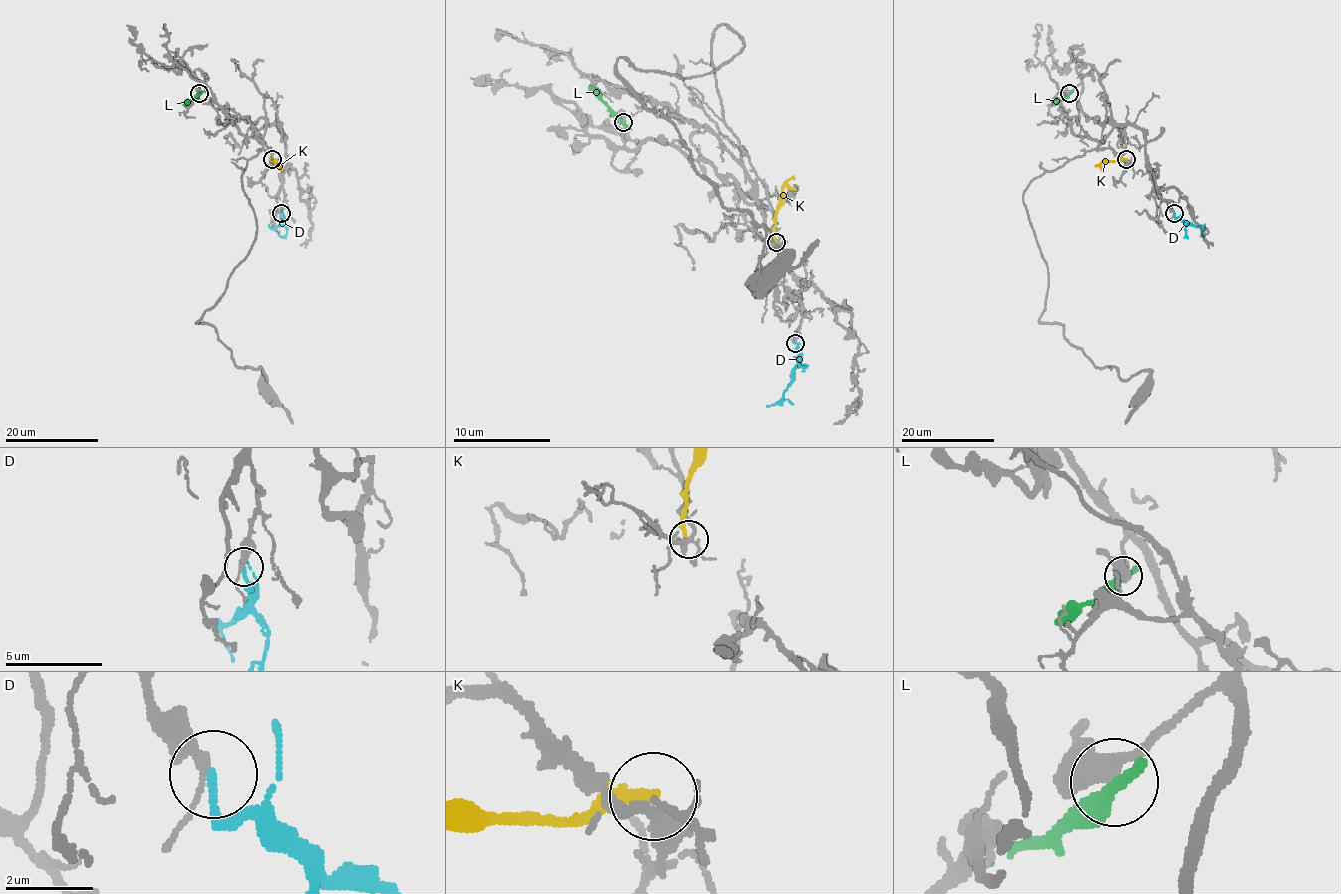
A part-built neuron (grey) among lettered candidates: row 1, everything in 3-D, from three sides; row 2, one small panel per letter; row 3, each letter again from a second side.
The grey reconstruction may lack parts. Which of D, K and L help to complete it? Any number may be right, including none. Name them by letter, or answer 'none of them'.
D

